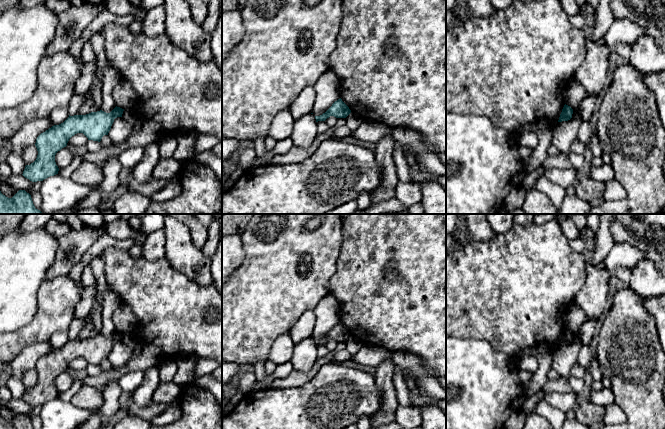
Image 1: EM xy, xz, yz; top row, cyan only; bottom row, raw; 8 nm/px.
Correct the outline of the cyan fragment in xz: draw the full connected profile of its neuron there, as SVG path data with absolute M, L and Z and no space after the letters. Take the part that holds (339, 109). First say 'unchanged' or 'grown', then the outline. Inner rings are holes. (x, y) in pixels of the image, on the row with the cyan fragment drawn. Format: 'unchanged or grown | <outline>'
unchanged | M338 99L335 101L332 106L322 115L315 116L316 122L325 121L330 116L334 116L336 118L346 118L351 113L349 107L342 101L342 99Z

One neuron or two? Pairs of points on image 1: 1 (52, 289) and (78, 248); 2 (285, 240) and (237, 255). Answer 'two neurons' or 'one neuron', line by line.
1: two neurons
2: two neurons

